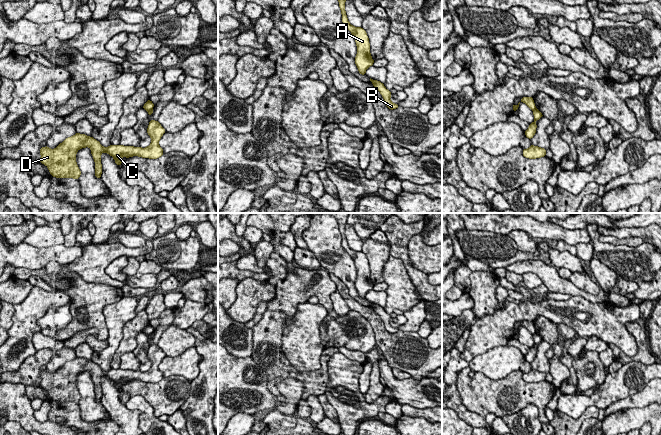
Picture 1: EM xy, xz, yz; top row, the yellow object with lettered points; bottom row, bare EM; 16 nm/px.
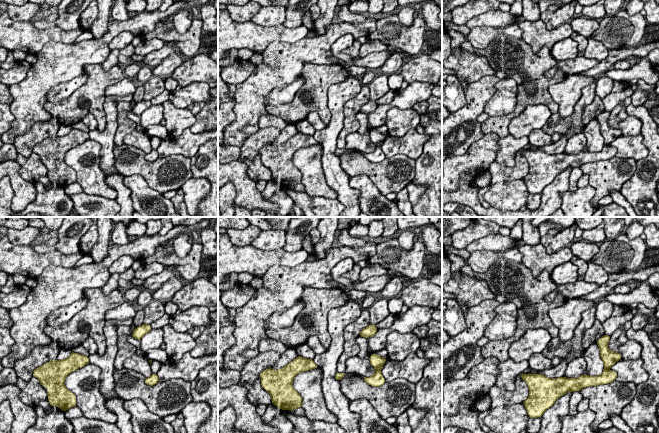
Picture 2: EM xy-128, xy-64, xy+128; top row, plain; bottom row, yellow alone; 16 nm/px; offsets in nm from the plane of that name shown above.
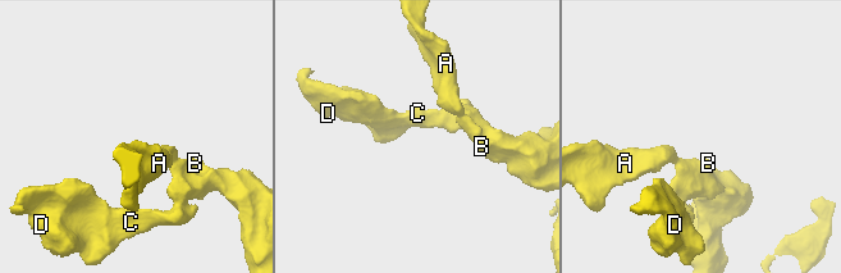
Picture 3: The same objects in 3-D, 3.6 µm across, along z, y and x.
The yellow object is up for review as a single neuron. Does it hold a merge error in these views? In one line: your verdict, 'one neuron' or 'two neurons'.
two neurons

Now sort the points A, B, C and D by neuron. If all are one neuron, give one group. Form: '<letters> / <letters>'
A / B C D

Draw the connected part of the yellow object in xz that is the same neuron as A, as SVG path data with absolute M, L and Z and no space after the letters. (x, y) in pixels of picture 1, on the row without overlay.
M328 213L336 218L339 226L339 231L342 238L342 246L346 252L351 256L355 262L357 269L357 279L355 281L355 288L358 292L358 295L362 299L366 299L366 294L373 289L374 284L370 278L370 267L366 255L360 251L352 250L346 239L345 235L345 225L347 224L347 218L349 213Z

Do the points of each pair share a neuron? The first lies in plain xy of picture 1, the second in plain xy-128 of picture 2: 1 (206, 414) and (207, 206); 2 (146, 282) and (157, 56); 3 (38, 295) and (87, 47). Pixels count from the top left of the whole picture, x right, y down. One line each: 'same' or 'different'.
1: same
2: same
3: same

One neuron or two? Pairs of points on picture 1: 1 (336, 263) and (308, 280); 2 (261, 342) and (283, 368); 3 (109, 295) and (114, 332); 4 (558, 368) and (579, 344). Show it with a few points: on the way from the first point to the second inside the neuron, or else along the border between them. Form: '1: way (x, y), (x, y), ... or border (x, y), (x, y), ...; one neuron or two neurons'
1: border (322, 268), (329, 272); two neurons
2: way (265, 349), (265, 354), (276, 364); one neuron
3: border (124, 296), (103, 308), (106, 327); two neurons
4: border (566, 347), (564, 349); two neurons

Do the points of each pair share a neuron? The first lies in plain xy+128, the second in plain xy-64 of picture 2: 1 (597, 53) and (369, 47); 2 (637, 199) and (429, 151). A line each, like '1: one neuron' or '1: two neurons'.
1: one neuron
2: one neuron

